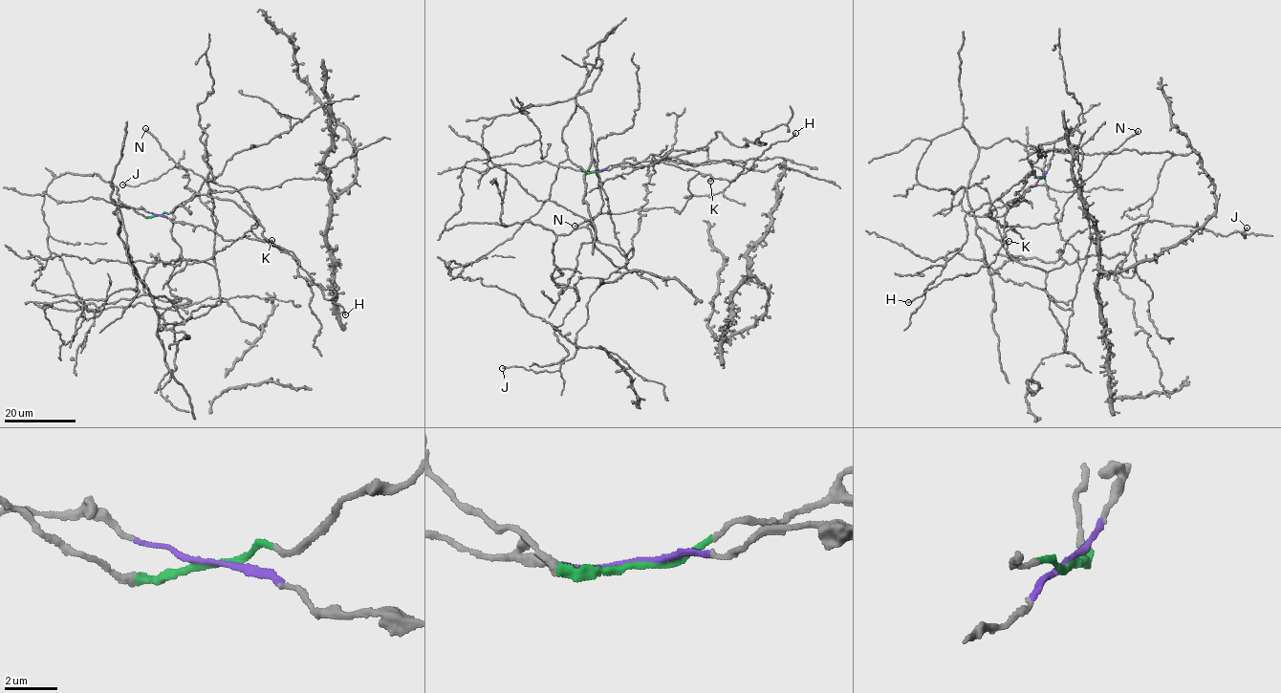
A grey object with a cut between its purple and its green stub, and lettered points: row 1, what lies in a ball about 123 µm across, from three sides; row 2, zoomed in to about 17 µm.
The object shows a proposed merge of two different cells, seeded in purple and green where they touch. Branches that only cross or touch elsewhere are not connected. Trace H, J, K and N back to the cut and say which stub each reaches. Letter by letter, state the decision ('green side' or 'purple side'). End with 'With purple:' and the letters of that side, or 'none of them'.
H: purple side
J: green side
K: purple side
N: purple side
With purple: H, K, N

